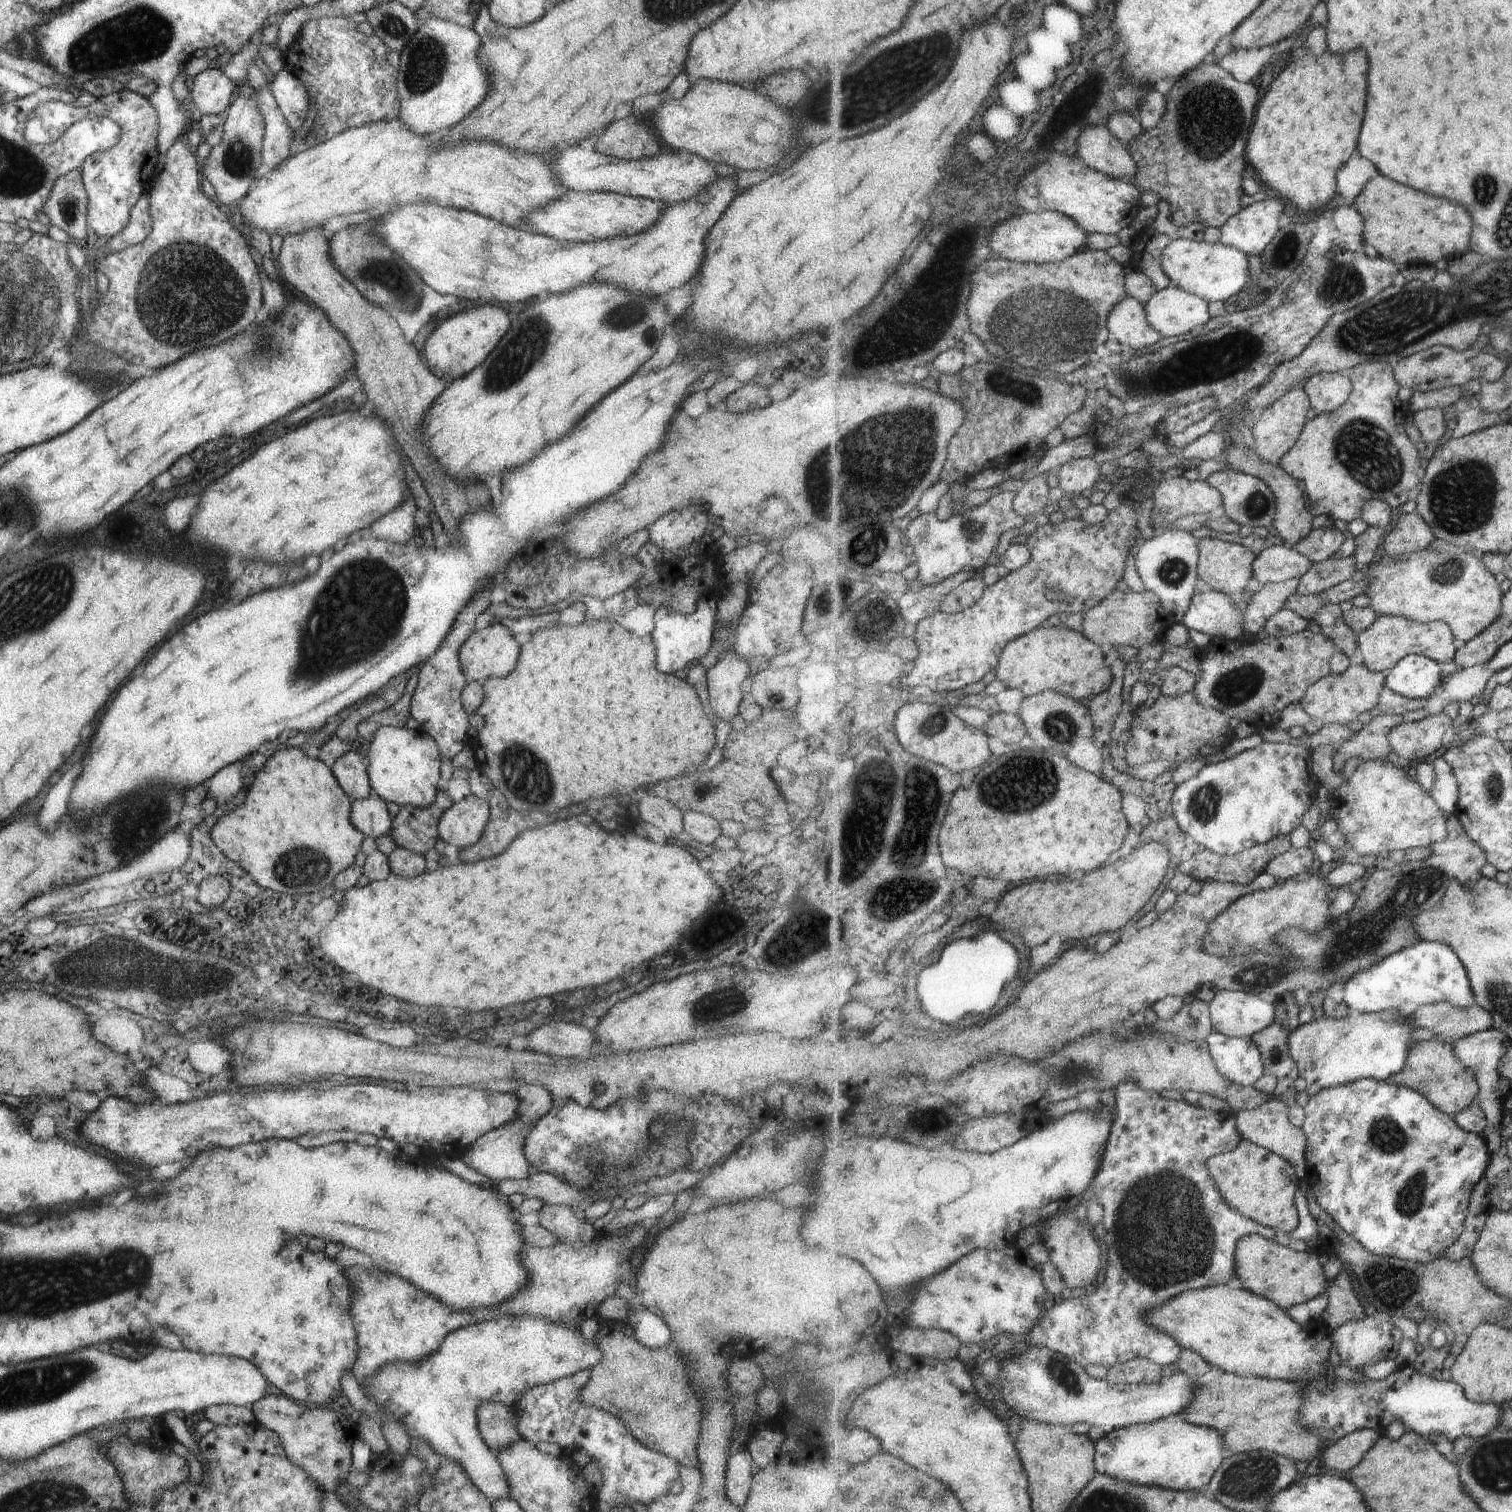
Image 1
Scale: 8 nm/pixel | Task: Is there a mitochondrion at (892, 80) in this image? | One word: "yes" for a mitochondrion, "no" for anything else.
yes

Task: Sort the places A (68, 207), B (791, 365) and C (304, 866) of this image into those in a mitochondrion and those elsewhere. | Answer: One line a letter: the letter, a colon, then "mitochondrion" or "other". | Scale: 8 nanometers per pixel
A: mitochondrion
B: other
C: mitochondrion

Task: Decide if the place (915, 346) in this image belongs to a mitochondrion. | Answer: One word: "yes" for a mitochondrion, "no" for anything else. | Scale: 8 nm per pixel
yes

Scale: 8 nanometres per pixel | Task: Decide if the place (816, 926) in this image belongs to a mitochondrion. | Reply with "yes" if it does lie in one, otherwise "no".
yes

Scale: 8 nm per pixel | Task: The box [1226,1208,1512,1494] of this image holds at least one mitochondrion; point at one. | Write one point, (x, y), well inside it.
(1390, 1286)

